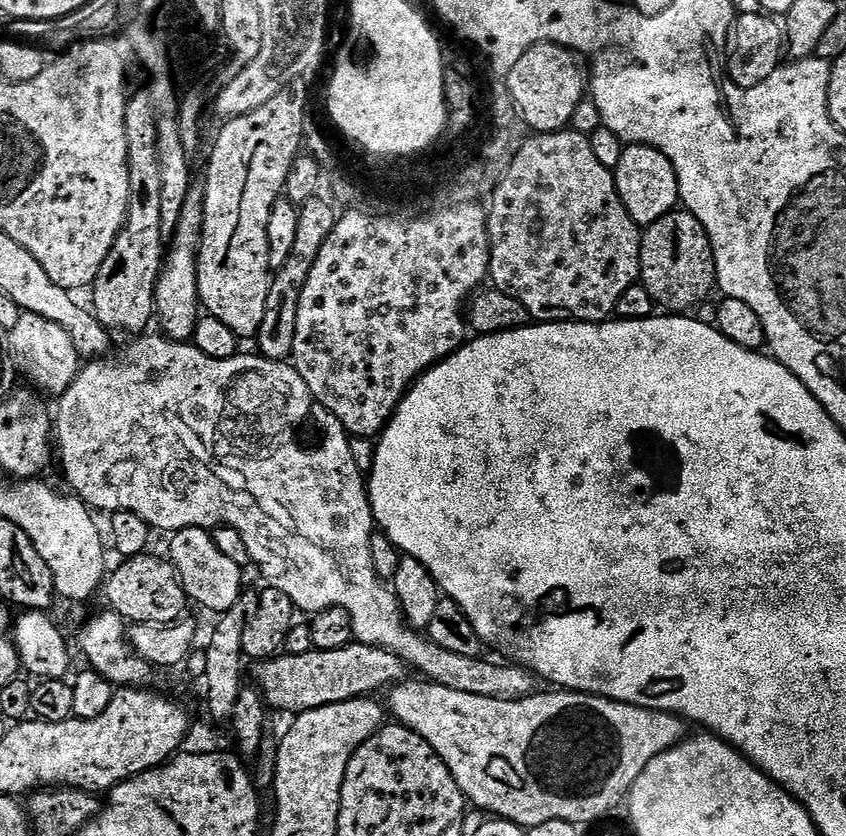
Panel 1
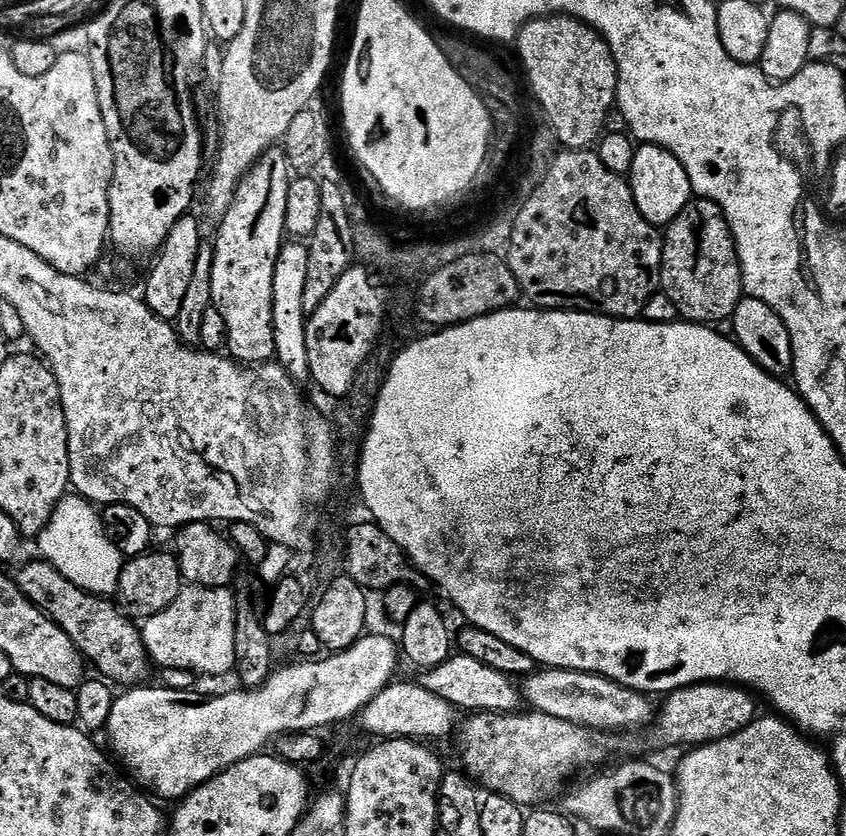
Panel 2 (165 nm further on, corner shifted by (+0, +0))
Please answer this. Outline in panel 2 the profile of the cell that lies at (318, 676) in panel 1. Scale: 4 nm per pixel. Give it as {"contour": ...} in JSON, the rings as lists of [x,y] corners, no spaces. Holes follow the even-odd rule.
{"contour":[[[453,654],[442,666],[434,666],[421,671],[418,682],[430,694],[438,694],[438,698],[446,698],[452,707],[464,714],[490,712],[493,714],[516,714],[522,708],[522,692],[517,681],[511,676],[485,666],[474,658],[463,654]]]}

